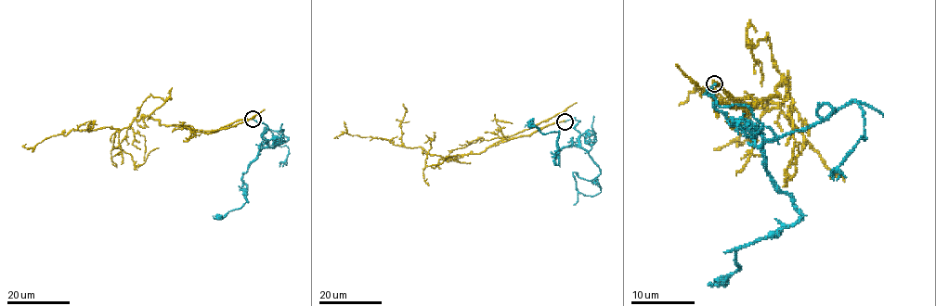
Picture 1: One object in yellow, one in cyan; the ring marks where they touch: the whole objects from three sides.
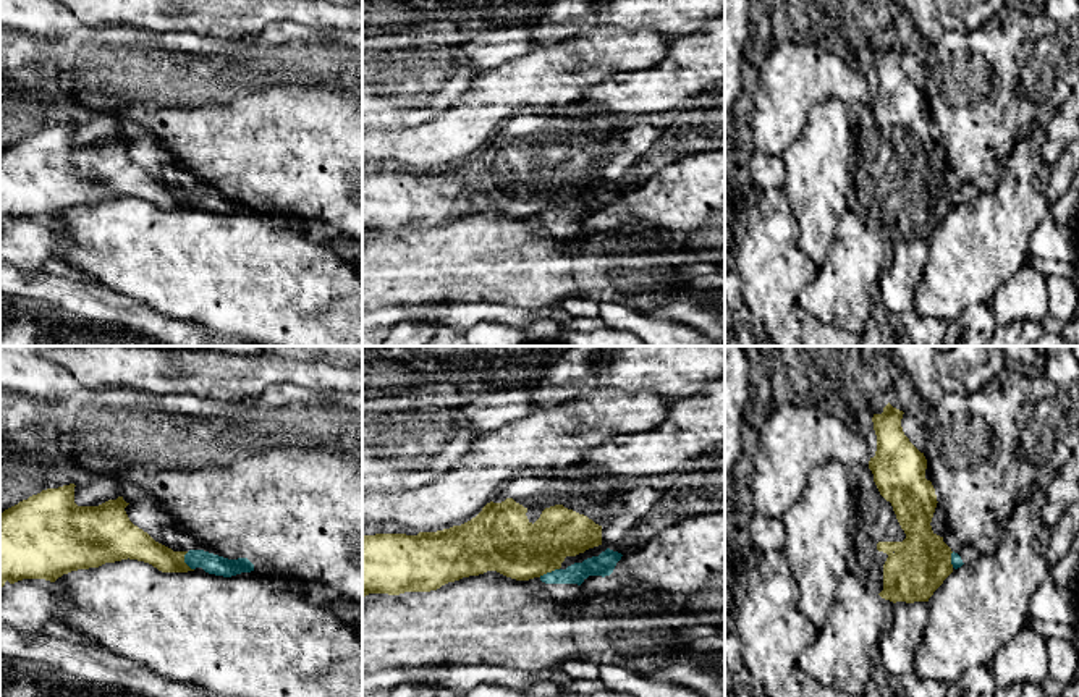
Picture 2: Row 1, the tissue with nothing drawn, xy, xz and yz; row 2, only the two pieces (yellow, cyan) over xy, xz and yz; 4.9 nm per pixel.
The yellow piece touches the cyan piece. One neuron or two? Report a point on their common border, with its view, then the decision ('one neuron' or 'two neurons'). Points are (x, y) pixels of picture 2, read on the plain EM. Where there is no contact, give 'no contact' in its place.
contact xy (183, 199); two neurons

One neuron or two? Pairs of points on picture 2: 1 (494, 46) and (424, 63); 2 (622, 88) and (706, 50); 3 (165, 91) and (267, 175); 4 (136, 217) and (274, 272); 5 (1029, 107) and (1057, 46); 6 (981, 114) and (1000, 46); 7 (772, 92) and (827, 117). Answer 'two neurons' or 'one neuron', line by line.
1: two neurons
2: one neuron
3: one neuron
4: one neuron
5: one neuron
6: one neuron
7: two neurons

